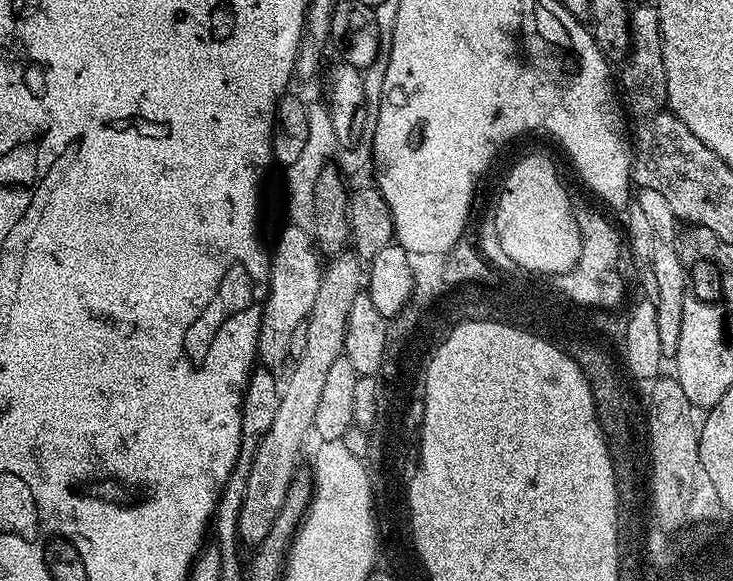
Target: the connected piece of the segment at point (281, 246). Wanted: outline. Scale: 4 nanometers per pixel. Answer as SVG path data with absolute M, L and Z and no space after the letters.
M304 226L296 227L300 228L286 229L277 238L276 249L273 247L270 252L268 301L264 303L256 350L259 363L273 370L279 369L279 364L289 359L290 338L294 330L307 321L314 298L318 298L322 260L311 231Z

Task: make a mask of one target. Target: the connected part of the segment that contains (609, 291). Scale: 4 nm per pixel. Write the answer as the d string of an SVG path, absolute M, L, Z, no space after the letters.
M576 212L576 221L578 222L578 230L580 231L580 253L578 254L578 269L575 275L564 276L564 288L568 288L568 292L572 292L572 296L576 296L576 300L588 300L588 304L594 304L598 310L605 310L605 308L612 308L615 304L620 304L624 300L624 272L620 269L620 240L622 244L622 236L616 233L616 228L603 216L600 212Z

